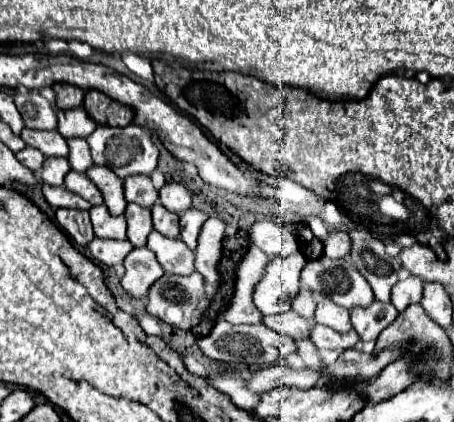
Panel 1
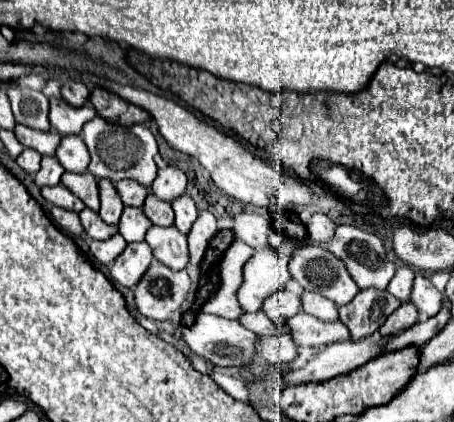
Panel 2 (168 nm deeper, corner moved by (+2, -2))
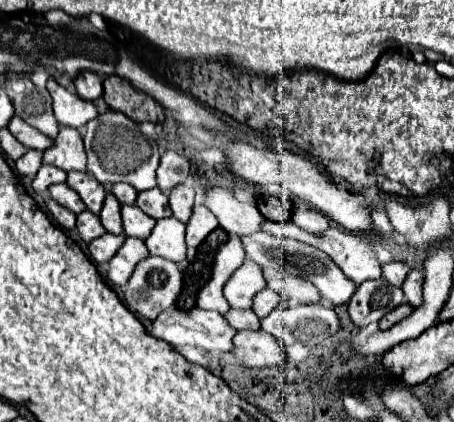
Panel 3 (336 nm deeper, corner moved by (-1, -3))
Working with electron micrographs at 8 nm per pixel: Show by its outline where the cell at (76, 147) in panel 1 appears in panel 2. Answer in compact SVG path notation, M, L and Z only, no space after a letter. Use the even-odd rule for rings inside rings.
M65 136L57 148L57 160L67 172L87 172L89 166L89 152L81 136Z

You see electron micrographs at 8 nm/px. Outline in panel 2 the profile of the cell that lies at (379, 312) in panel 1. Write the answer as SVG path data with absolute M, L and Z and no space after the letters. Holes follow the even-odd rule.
M361 290L351 304L339 308L339 320L349 328L353 340L371 336L381 328L381 324L399 308L399 300L389 296L389 292Z

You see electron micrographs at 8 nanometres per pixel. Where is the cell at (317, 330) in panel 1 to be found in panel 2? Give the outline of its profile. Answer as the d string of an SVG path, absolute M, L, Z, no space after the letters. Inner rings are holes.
M299 312L297 316L289 318L287 326L291 328L291 336L293 336L293 340L297 340L299 346L319 348L319 346L325 346L331 342L341 342L341 340L351 338L349 330L339 320L323 322L305 312Z

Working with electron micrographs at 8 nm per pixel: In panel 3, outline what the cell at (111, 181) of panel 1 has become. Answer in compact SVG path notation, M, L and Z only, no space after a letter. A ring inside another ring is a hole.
M112 193L106 195L106 201L104 201L104 207L100 211L100 221L104 225L104 229L108 233L118 233L122 235L124 229L122 229L122 219L120 219L120 203L116 201L116 197L112 197Z

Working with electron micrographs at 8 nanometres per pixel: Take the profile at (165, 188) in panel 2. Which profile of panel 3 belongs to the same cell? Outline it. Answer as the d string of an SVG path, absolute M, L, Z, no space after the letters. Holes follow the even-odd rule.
M164 151L164 155L160 157L160 167L156 169L156 177L158 177L158 187L162 191L170 191L172 187L180 185L186 181L190 171L190 163L184 155L176 153L176 151Z

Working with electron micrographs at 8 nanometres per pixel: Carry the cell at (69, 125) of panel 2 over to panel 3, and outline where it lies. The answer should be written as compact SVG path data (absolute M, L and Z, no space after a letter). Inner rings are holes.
M54 77L48 79L48 91L52 95L54 115L60 125L80 129L98 115L96 107L90 101L84 101L82 97L76 97L74 93L66 91L62 85L58 85L58 81Z

